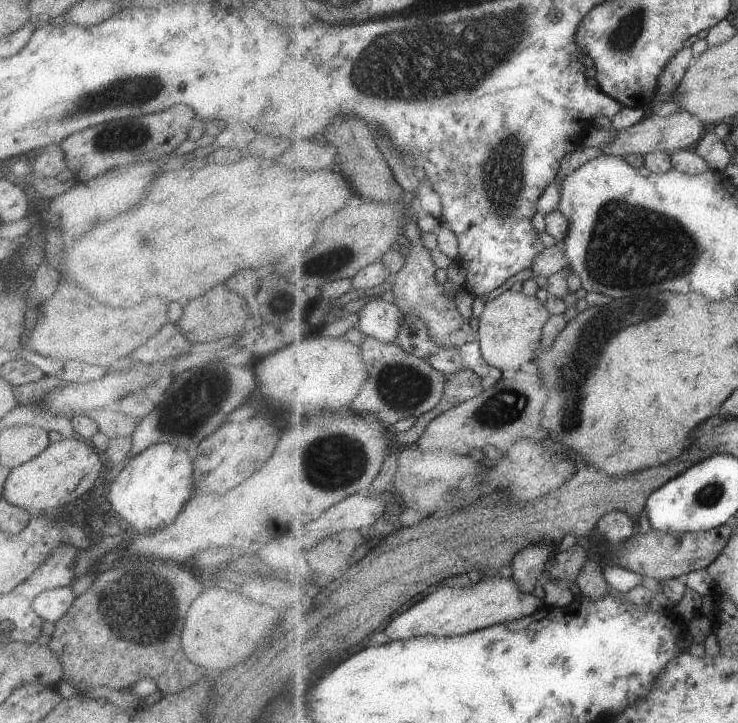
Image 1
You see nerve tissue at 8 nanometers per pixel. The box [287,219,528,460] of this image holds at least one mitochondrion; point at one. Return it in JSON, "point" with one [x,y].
{"point":[404,387]}

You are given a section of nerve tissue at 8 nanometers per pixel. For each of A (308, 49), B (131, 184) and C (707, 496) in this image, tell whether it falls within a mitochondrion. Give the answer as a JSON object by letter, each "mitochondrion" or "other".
{"A":"other","B":"other","C":"mitochondrion"}

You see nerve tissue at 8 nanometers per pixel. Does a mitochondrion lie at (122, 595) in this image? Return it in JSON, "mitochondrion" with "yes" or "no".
{"mitochondrion":"yes"}

